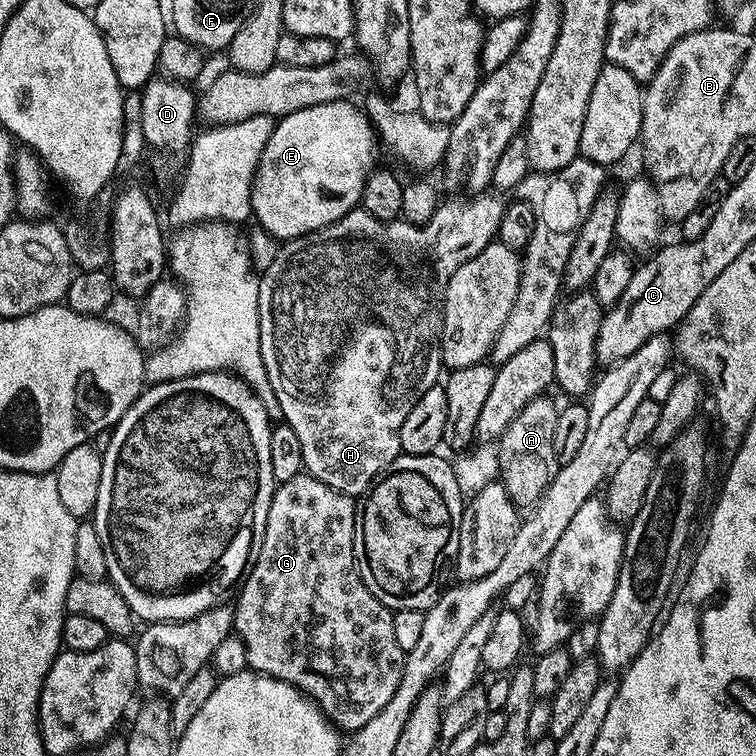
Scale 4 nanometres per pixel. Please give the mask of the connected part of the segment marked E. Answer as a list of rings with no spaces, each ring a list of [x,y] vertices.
[[[348,100],[306,106],[306,110],[294,110],[294,114],[279,117],[253,174],[252,216],[255,223],[280,242],[336,224],[363,201],[368,175],[377,163],[376,146],[378,135],[371,121]]]

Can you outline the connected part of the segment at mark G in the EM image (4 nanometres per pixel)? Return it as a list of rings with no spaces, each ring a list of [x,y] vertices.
[[[307,474],[290,478],[290,482],[277,484],[276,492],[270,502],[270,510],[266,514],[266,530],[262,538],[262,546],[258,550],[256,561],[253,562],[248,575],[239,585],[240,597],[237,598],[236,604],[234,603],[234,632],[235,635],[242,638],[242,642],[246,646],[246,658],[251,671],[262,672],[265,676],[272,676],[275,680],[292,684],[309,700],[313,700],[324,711],[325,716],[344,734],[351,734],[362,726],[366,726],[366,722],[370,722],[370,718],[374,718],[374,714],[378,714],[378,710],[382,710],[382,706],[386,706],[386,702],[390,702],[390,698],[394,698],[394,690],[398,690],[398,682],[402,678],[406,655],[394,639],[393,609],[378,602],[378,598],[374,598],[374,594],[370,594],[366,582],[362,582],[360,571],[356,565],[354,526],[356,525],[357,507],[357,501],[353,497],[342,494],[338,490],[318,482],[318,478]]]

